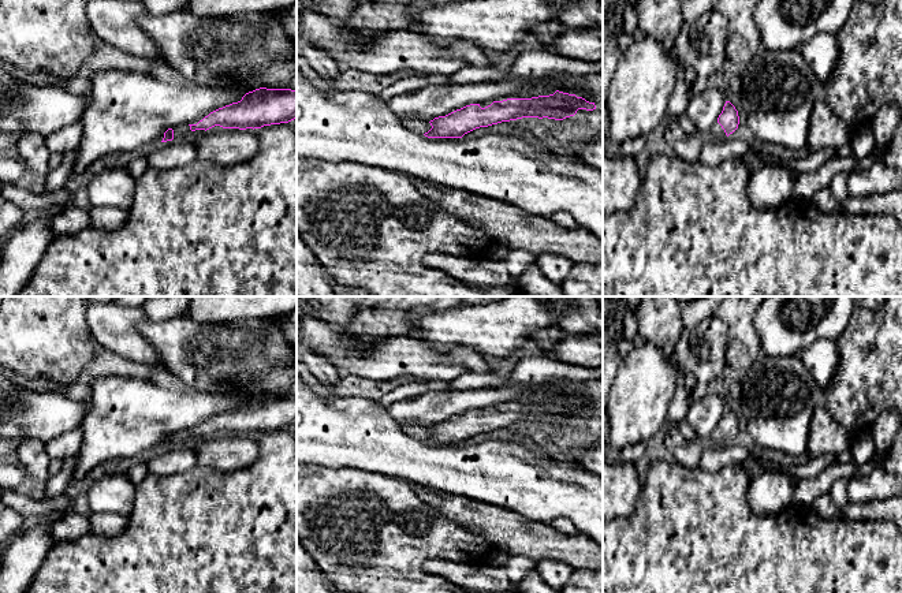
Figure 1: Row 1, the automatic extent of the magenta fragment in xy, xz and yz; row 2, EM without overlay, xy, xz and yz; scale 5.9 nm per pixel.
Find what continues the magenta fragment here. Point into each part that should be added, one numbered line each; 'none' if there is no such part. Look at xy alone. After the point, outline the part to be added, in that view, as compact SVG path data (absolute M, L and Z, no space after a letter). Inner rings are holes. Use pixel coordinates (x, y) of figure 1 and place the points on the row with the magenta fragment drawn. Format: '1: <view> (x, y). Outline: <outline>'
1: xy (182, 131). Outline: M179 126L174 128L174 139L184 139L190 134L190 126Z

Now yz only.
1: yz (716, 131). Outline: M718 122L712 126L709 133L711 133L712 139L723 139L727 137L724 130L722 128L722 126Z

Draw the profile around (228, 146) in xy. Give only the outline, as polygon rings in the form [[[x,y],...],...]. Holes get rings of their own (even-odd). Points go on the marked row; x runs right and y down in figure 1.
[[[209,128],[191,139],[197,160],[208,160],[219,165],[241,164],[258,153],[258,137],[247,130]]]

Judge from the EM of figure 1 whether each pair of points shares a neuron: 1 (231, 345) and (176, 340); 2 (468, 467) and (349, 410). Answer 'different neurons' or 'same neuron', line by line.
1: same neuron
2: same neuron

